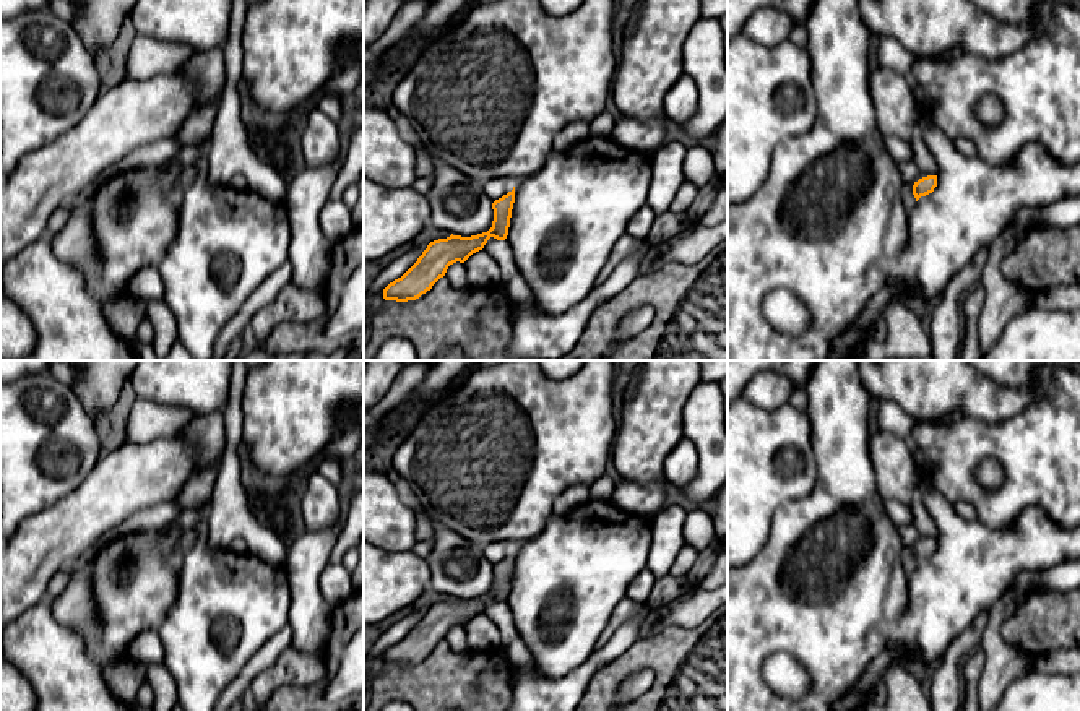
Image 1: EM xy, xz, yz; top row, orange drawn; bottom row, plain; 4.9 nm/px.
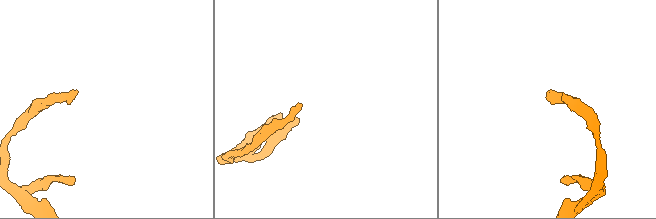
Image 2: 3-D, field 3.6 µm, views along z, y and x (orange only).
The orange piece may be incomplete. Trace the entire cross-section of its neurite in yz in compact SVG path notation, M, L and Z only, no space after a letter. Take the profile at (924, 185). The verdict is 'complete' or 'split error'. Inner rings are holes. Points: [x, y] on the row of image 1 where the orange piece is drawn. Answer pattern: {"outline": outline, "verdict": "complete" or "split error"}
{"outline": "M922 172L913 183L905 183L901 193L906 211L911 213L913 208L916 206L916 201L921 196L932 193L935 187L937 187L937 175Z", "verdict": "split error"}

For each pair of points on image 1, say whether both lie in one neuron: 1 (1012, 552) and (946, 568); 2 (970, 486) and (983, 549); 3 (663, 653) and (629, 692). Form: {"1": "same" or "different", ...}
{"1": "same", "2": "different", "3": "different"}

